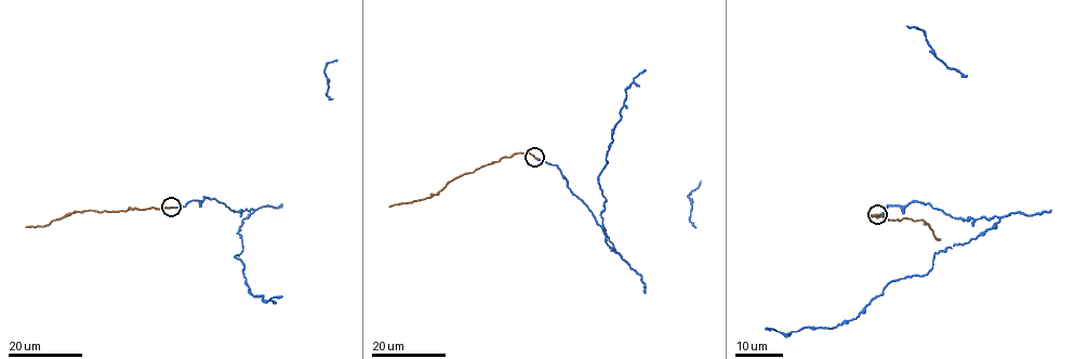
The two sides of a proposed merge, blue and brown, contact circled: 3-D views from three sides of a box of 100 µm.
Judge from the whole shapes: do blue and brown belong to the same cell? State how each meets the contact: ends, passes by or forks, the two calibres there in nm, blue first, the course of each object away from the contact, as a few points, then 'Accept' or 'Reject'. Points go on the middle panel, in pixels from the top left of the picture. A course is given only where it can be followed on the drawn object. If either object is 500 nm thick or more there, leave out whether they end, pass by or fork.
At the ring blue ends. At the ring brown ends. Thickness 140 nm (blue) against 280 nm. Course of blue: (534, 157), (557, 165), (618, 253), (606, 241), (598, 175), (625, 91), (646, 70). Course of brown: (534, 157), (529, 153), (502, 157), (455, 177), (423, 200), (389, 207). Accept

